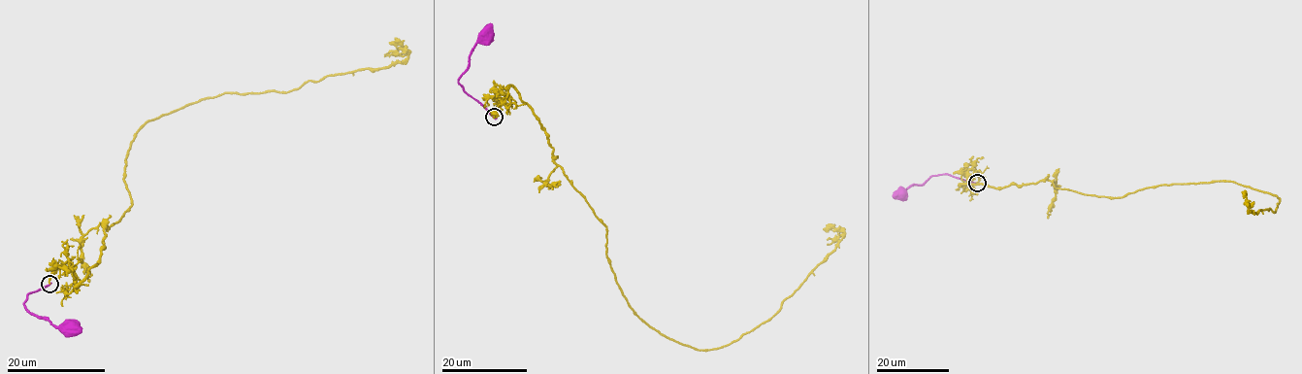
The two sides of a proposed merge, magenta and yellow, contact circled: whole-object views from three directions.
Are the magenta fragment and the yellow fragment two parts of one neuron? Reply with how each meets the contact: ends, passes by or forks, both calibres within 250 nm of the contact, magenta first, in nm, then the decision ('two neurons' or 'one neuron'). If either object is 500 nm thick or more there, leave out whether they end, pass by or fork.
magenta ends | yellow ends | 260/200 nm | two neurons

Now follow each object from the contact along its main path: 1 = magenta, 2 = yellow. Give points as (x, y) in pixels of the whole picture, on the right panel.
1: (977, 183), (938, 174), (893, 196)
2: (977, 183), (1047, 180), (1117, 198), (1233, 182), (1275, 195), (1275, 213), (1251, 213), (1245, 191)

